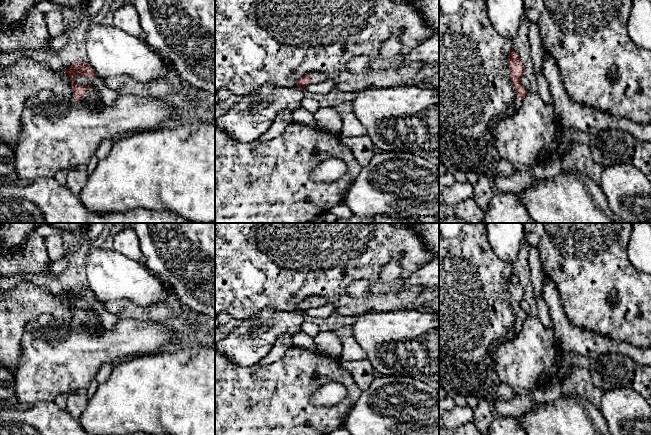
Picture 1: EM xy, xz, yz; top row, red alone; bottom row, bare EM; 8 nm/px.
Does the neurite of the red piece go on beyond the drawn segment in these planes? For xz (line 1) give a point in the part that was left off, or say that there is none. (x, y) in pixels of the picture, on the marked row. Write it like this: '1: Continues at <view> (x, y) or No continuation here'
1: Continues at xz (316, 77)

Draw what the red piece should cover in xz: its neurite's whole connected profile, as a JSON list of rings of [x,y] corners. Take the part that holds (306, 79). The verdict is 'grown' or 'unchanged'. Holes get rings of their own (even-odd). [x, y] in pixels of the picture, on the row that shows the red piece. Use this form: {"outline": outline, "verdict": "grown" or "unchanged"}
{"outline": [[[320,72],[308,73],[297,81],[296,86],[300,88],[305,88],[307,85],[311,83],[319,83],[326,80],[327,78],[328,78],[327,75],[324,73]]], "verdict": "grown"}

